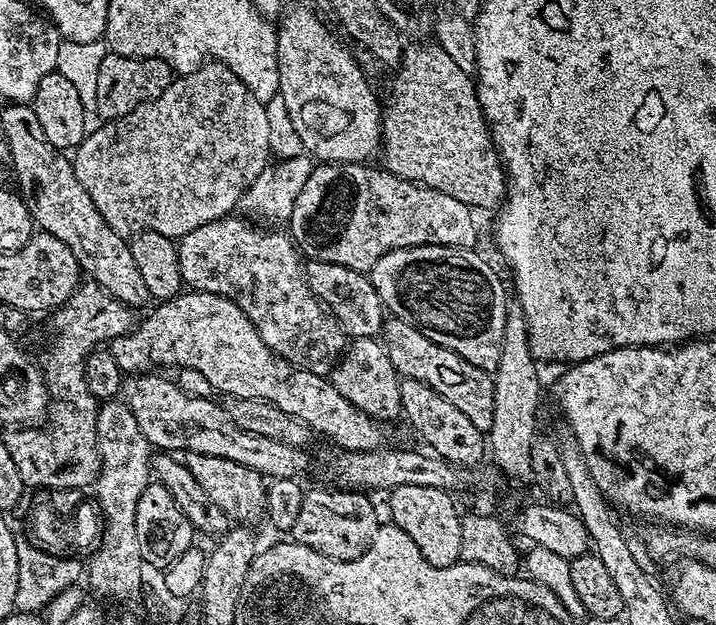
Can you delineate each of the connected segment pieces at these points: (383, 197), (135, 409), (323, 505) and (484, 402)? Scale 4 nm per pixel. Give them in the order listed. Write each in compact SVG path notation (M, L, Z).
M317 163L313 167L310 178L307 178L306 184L299 191L297 201L294 202L292 216L286 221L287 231L290 233L293 243L297 249L307 258L322 262L333 262L334 265L346 266L348 269L358 270L362 273L369 273L375 262L390 250L413 248L420 245L448 245L451 248L473 248L476 242L476 220L473 209L469 205L458 202L458 198L450 198L450 194L442 194L442 190L427 188L421 184L415 184L409 180L398 178L394 173L385 170L383 167L368 168L367 163L363 164L325 164Z
M140 374L125 383L122 392L126 397L129 410L138 418L142 434L146 434L153 449L168 454L197 452L210 454L214 458L226 458L238 462L238 466L250 466L260 476L272 480L295 480L303 477L308 468L307 451L295 448L286 442L274 442L274 438L265 438L263 434L250 434L242 426L230 422L223 403L207 400L204 396L191 396L183 392L178 385L164 374Z
M316 488L313 492L305 491L302 498L302 510L298 510L298 522L294 522L290 536L295 543L310 546L310 550L318 554L326 554L326 558L353 560L366 554L382 520L381 517L376 517L376 508L368 497L371 495L360 490L332 488Z
M393 319L387 325L386 336L387 332L393 344L393 348L390 348L392 362L396 365L401 377L426 382L426 386L438 390L438 394L442 394L446 402L458 406L458 410L462 410L462 414L466 414L466 418L470 418L470 422L474 422L474 426L478 426L480 432L489 431L494 419L494 386L493 377L489 373L466 362L466 358L454 354L446 346L438 346L430 342L430 338L417 335L416 344L408 340L414 336L414 332L411 327L406 326L403 319Z

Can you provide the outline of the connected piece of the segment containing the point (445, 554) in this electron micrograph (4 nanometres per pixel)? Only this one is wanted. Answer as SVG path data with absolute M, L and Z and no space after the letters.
M398 486L391 489L388 508L389 519L400 529L406 530L426 562L445 568L459 561L461 552L460 510L457 510L447 489L430 486Z

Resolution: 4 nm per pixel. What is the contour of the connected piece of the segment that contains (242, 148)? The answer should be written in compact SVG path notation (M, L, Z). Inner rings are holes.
M219 62L204 64L198 70L194 70L185 76L177 75L169 88L160 97L138 106L136 110L126 114L120 120L104 122L99 126L101 128L93 127L85 135L83 142L74 149L71 162L78 182L82 182L82 190L86 190L86 194L90 194L90 202L94 202L98 214L102 214L104 221L119 236L125 238L131 237L138 232L157 232L158 234L179 238L190 234L190 230L198 230L198 226L206 226L215 220L224 219L237 207L244 192L254 182L258 174L262 173L263 168L270 163L269 123L266 122L264 103L225 64Z

